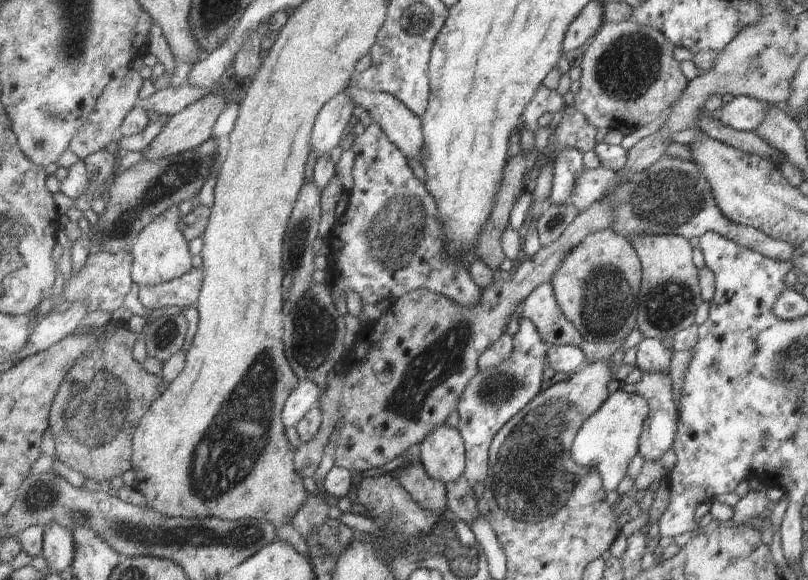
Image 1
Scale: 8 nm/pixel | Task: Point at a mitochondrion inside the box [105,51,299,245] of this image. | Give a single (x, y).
(185, 173)

